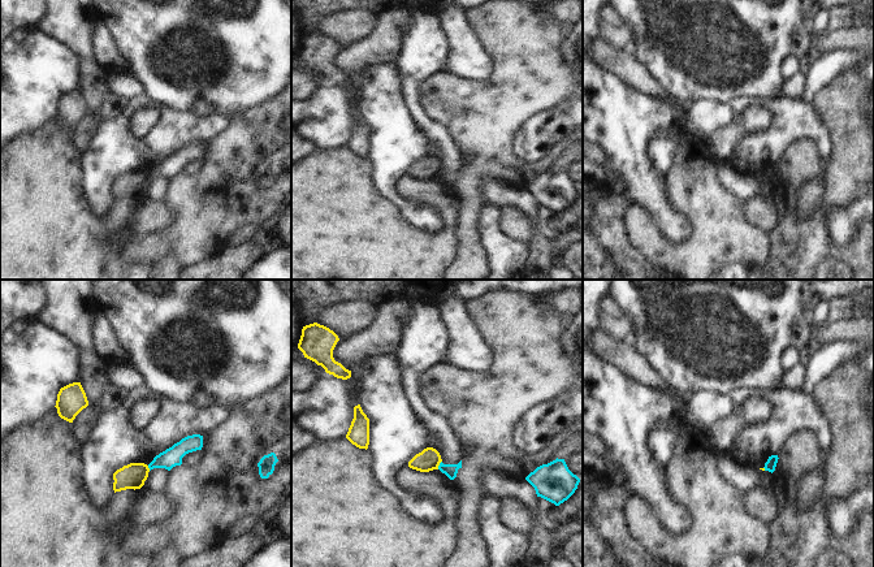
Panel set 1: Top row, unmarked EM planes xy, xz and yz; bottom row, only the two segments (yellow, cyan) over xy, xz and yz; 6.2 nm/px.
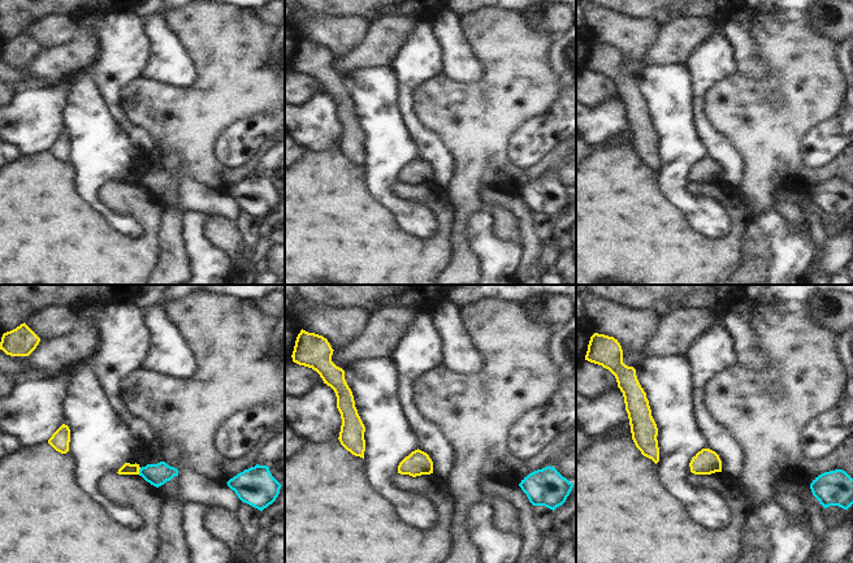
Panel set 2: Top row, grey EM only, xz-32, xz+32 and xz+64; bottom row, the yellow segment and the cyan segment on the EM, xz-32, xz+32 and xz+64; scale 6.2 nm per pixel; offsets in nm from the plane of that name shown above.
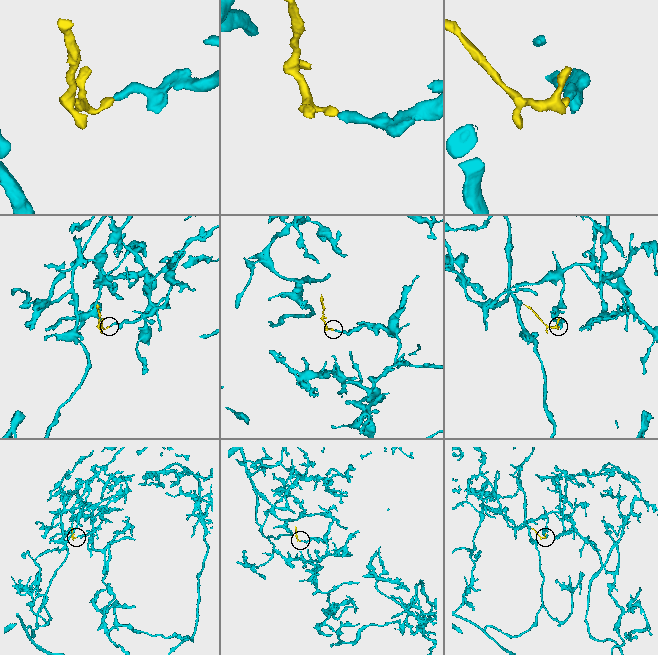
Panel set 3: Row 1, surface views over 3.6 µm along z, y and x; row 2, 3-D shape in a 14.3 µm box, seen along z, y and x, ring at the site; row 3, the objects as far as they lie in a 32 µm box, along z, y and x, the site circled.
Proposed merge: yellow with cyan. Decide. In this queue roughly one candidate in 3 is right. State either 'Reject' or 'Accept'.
Reject.

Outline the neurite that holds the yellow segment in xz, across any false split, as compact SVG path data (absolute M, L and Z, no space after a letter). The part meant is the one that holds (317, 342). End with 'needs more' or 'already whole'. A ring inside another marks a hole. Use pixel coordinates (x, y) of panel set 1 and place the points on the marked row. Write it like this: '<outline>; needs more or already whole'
M317 323L303 326L298 349L304 358L321 365L326 373L337 378L347 380L351 371L346 369L333 358L333 350L339 341L338 336L329 328Z; already whole

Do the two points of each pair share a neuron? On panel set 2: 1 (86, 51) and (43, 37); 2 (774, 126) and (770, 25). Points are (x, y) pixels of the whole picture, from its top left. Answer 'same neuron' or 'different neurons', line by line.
1: different neurons
2: same neuron

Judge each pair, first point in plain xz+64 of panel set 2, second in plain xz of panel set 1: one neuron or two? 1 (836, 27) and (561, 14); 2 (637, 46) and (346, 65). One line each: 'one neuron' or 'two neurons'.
1: one neuron
2: two neurons

